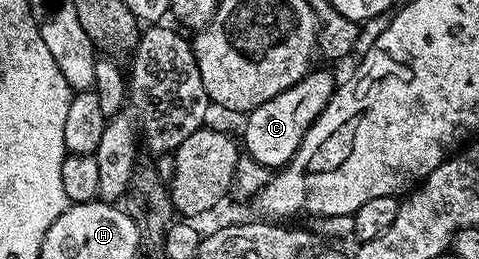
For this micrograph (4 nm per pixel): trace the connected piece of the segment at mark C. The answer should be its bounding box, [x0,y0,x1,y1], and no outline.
[242,70,337,169]

